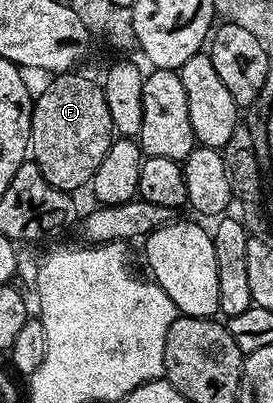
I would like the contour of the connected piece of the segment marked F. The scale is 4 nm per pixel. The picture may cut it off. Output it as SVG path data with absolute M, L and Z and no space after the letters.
M58 73L47 90L36 95L29 133L32 161L36 162L39 172L43 172L47 184L66 192L77 192L80 186L88 187L92 183L95 168L99 168L103 156L107 156L107 148L111 148L115 137L104 89L98 83L96 86L91 79L77 73Z

